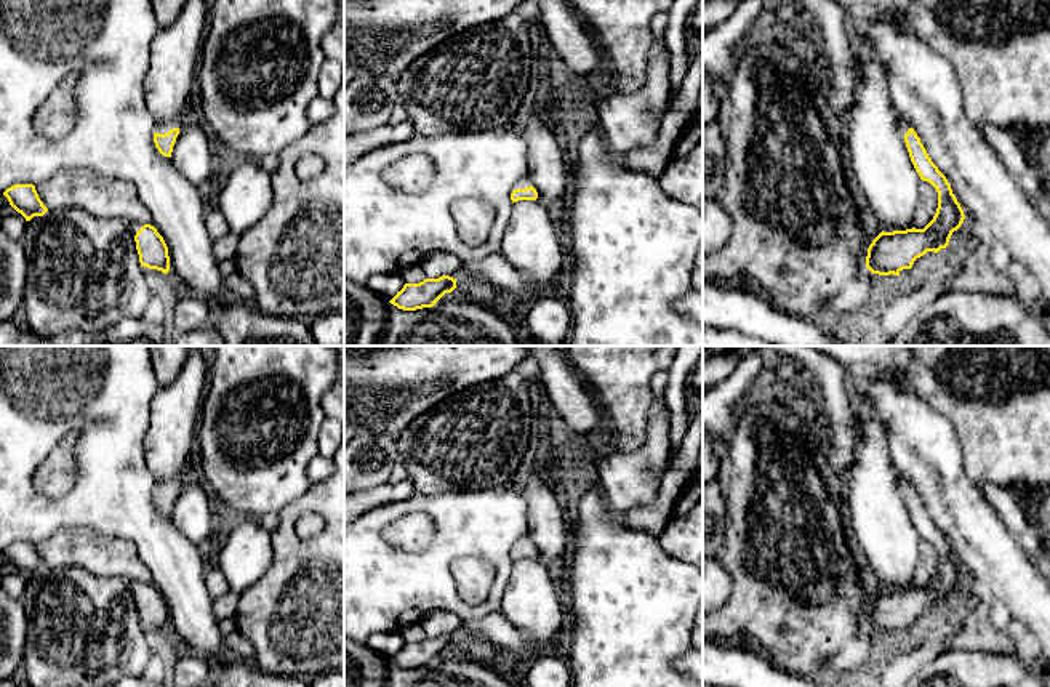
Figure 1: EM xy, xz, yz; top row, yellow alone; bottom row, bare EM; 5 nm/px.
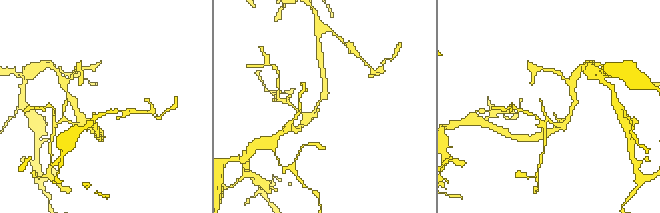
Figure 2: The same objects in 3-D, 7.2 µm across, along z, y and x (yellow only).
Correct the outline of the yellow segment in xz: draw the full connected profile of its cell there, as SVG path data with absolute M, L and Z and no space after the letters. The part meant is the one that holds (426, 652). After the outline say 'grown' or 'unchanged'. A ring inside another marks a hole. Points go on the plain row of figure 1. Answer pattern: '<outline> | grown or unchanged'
M450 634L424 637L419 642L405 642L389 661L403 669L432 666L445 652L451 652L455 647L456 637Z | unchanged

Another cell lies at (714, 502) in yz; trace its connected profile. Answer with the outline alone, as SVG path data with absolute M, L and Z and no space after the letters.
M715 477L703 484L703 557L717 559L725 541L727 520L727 496Z

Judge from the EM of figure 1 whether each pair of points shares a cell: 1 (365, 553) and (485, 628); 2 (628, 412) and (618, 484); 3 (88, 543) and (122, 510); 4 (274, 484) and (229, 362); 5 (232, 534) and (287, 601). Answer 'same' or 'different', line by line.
1: different
2: different
3: different
4: same
5: different

